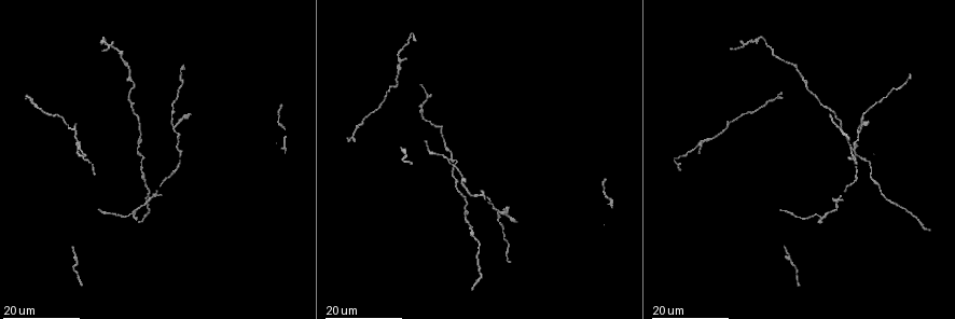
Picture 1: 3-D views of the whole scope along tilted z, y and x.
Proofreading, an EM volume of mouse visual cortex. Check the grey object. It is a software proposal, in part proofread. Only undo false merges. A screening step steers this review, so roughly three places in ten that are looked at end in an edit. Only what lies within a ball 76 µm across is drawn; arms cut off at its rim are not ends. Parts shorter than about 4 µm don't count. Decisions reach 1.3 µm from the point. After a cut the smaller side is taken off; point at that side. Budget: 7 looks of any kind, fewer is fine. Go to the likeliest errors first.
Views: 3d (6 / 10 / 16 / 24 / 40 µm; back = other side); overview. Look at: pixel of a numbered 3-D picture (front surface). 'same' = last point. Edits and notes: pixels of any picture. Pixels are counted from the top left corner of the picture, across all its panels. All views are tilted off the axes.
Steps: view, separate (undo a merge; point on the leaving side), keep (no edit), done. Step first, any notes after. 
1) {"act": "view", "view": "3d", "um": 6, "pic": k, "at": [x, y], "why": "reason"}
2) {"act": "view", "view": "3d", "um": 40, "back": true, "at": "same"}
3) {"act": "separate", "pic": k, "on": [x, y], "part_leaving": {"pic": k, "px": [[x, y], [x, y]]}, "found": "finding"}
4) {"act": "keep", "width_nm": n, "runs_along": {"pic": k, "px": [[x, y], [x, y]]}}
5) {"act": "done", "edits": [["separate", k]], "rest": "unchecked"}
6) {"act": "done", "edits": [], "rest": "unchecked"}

{"act": "view", "view": "3d", "um": 16, "pic": 1, "at": [860, 134], "why": "a fork"}

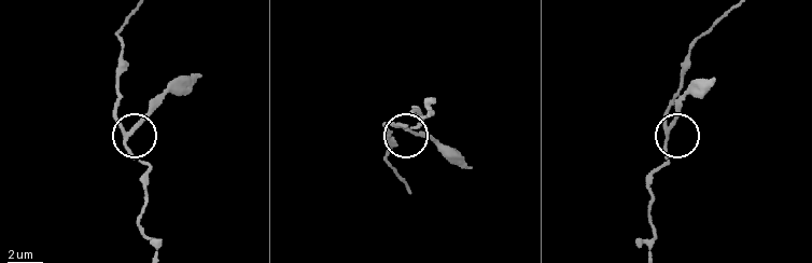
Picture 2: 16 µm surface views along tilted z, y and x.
{"act": "view", "view": "3d", "um": 10, "pic": 2, "at": [125, 132]}

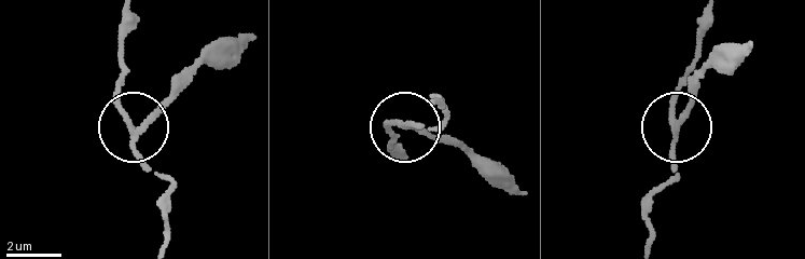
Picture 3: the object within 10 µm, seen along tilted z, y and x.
{"act": "separate", "pic": 3, "on": [161, 105], "width_nm": 180, "part_leaving": {"pic": 3, "px": [[138, 130], [197, 68], [231, 58], [251, 41]]}, "found": "a second neuron is stuck on"}

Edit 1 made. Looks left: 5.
{"act": "view", "view": "3d", "um": 16, "pic": 1, "at": [823, 219], "why": "small branch off a trunk"}

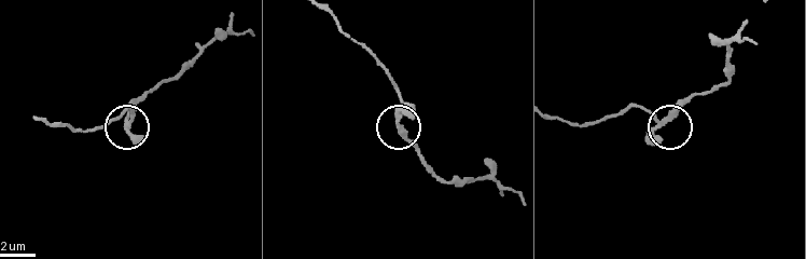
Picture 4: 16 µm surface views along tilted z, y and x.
{"act": "view", "view": "3d", "um": 6, "pic": 4, "at": [131, 123], "why": "closer look"}

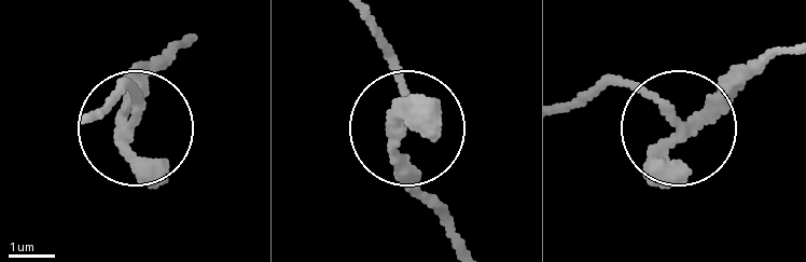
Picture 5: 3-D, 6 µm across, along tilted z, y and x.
{"act": "view", "view": "3d", "um": 6, "back": true, "pic": 5, "at": [676, 122]}

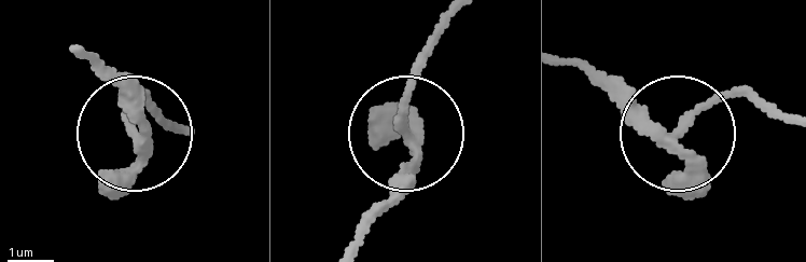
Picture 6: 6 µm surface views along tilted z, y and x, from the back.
{"act": "keep", "found": "one neuron here"}

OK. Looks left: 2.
{"act": "view", "view": "3d", "um": 16, "pic": 1, "at": [394, 85], "why": "three-way junction"}

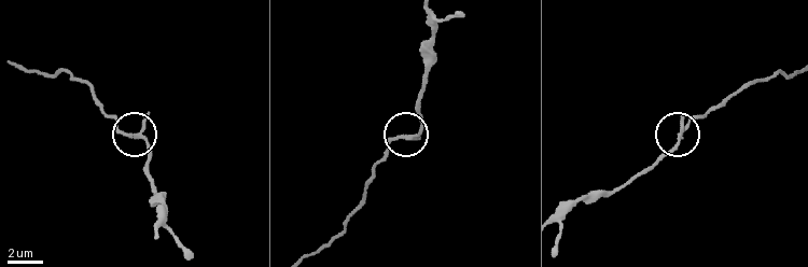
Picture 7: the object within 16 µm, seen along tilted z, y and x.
{"act": "view", "view": "3d", "um": 6, "pic": 7, "at": [680, 136]}

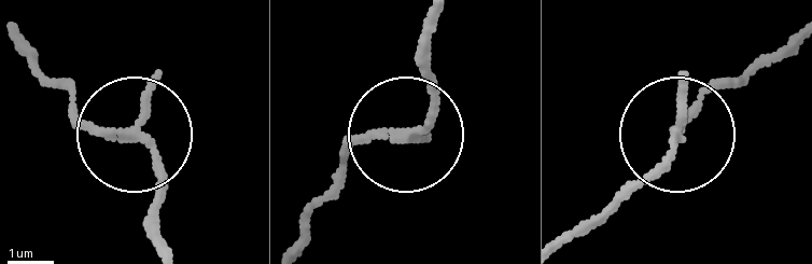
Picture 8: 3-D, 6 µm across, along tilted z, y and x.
{"act": "keep", "width_nm": 160, "found": "continuous, no second neuron"}

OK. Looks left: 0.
{"act": "done", "edits": [["separate", 3]], "rest": "unchecked"}

